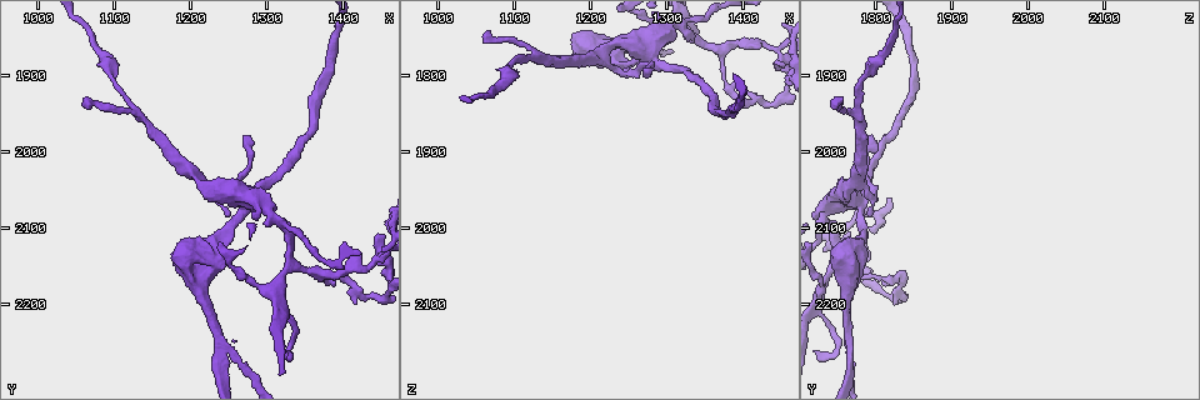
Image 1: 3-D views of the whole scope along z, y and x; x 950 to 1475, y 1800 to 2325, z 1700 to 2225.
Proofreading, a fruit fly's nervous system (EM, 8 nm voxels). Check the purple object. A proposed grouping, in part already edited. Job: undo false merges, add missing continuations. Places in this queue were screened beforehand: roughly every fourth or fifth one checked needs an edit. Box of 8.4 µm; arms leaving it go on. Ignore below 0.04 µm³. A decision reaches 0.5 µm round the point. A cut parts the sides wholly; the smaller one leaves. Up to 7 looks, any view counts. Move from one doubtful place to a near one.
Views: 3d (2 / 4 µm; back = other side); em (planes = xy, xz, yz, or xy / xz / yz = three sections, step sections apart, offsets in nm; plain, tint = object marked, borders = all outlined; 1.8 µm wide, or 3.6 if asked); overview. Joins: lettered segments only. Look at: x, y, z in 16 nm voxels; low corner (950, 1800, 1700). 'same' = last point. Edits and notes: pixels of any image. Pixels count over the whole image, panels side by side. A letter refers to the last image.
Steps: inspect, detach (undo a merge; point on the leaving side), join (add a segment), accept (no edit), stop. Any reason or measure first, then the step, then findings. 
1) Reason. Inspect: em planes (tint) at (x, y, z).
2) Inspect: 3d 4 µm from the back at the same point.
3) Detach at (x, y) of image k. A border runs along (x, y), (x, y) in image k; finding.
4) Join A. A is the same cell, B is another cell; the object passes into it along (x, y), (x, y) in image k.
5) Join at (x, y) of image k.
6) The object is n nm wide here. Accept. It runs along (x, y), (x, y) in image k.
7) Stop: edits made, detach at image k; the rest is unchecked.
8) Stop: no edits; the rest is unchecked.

Sudden change in width. Inspect: 3d 4 µm at (1220, 2155, 1770).

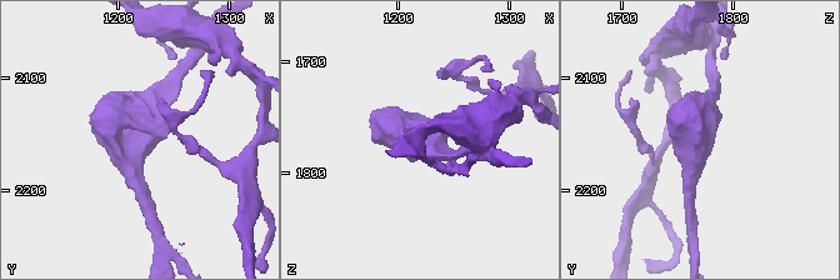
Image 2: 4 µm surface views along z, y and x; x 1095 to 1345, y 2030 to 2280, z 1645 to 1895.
3 arms meet here; the arms are 180, 220, 280 nm wide. Inspect: em planes (borders) at (1218, 2154, 1770).

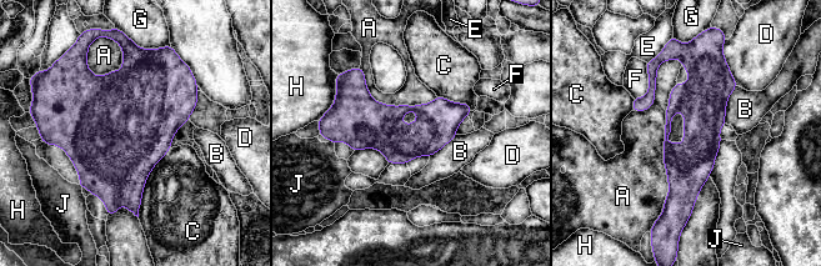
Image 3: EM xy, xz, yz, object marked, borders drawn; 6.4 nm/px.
Accept. A, B, C, D, E, F, G, H and J are other cells; it runs along (685, 56), (699, 70), (690, 206) in image 3; continuous, no second neuron.

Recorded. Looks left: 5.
Three-way junction. Inspect: 3d 2 µm at (1430, 2155, 1755).

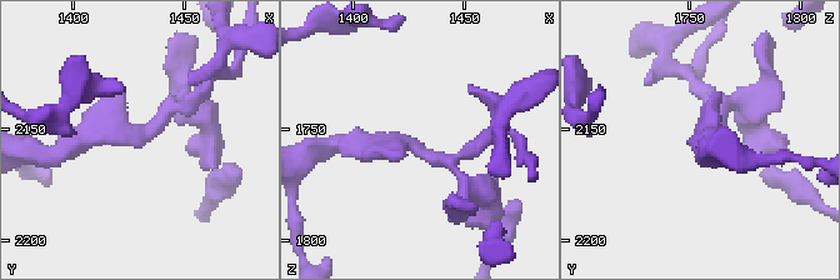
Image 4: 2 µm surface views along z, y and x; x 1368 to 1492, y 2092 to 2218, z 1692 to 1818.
Need the tissue. Inspect: em yz step 8 (borders) at (1429, 2151, 1758).

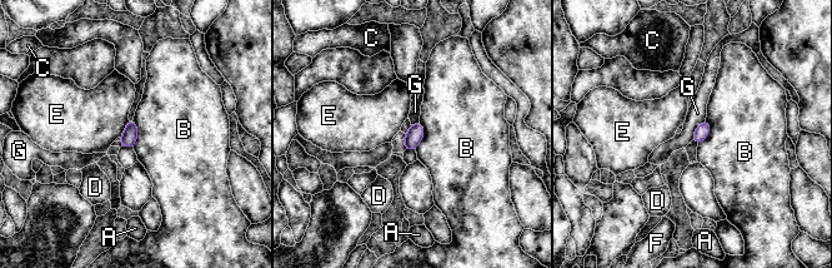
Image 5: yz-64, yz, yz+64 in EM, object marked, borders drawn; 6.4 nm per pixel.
Inspect: em planes (borders) at the same point.

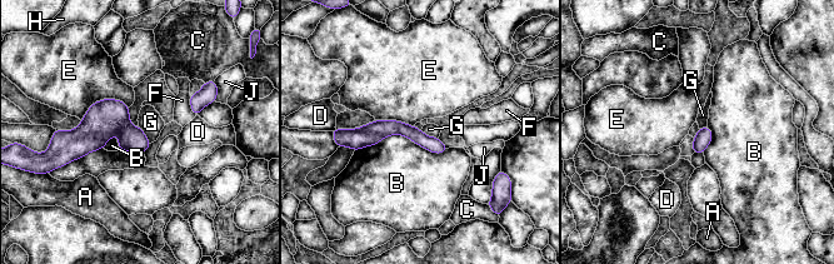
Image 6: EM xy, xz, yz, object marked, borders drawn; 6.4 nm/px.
The object is 100 nm wide here. Accept. A, B, C, D, E, F, G, H and J are other cells; it runs along (345, 140), (404, 129), (442, 149) in image 6; all the same neuron.

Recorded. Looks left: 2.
Free end. Inspect: em yz step 16 (tint) at (1060, 1940, 1750).

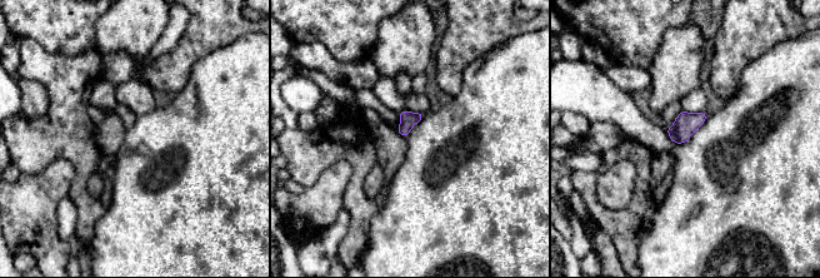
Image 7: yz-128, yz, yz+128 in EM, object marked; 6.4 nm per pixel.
Inspect: em planes (borders) at the same point.

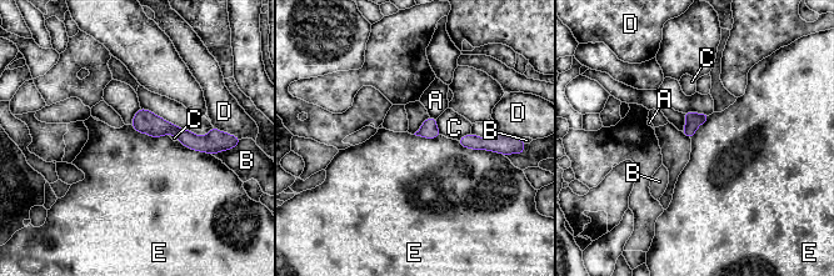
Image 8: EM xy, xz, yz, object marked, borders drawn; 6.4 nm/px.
Accept. A, B, C, D and E are other cells; a border runs along (455, 140), (467, 147), (500, 154) in image 8; no lettered segment goes on from it.

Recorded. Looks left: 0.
Stop: no edits; the rest is unchecked.

